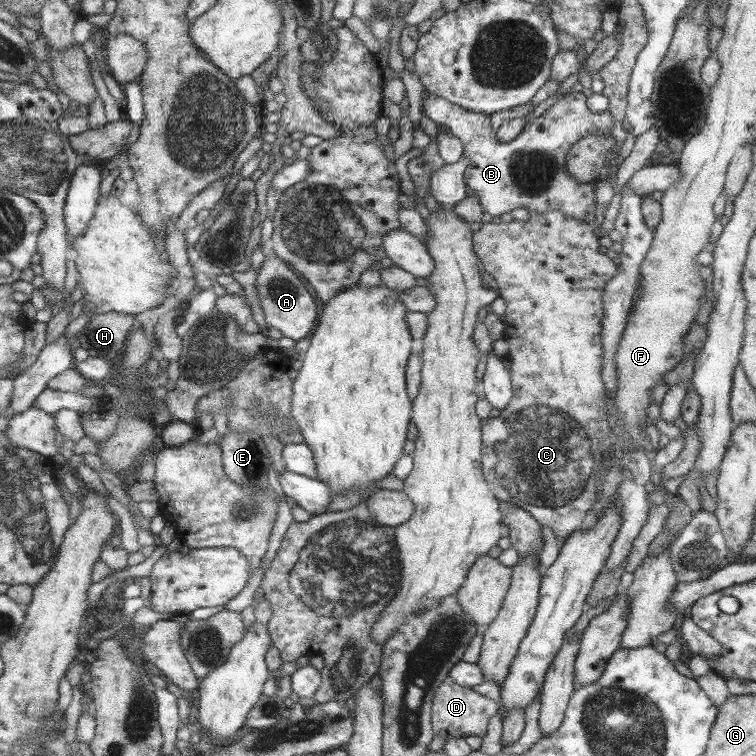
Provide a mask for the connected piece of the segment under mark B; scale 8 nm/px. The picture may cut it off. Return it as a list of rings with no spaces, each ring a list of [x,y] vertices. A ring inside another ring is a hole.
[[[428,93],[421,109],[427,119],[462,142],[462,156],[469,158],[469,166],[463,173],[464,183],[473,190],[487,214],[500,216],[521,207],[537,213],[557,209],[563,215],[591,224],[597,214],[596,181],[575,182],[575,178],[567,174],[567,150],[587,135],[611,132],[613,118],[607,111],[593,114],[585,101],[583,93],[566,93],[541,116],[526,121],[521,132],[509,142],[495,138],[496,131],[490,128],[489,116],[464,110],[439,95]]]

